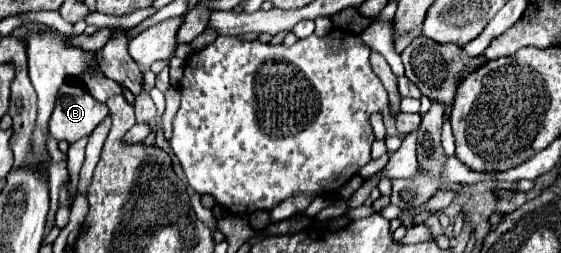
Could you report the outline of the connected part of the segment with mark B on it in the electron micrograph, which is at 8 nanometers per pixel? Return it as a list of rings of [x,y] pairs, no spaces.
[[[63,84],[49,118],[49,132],[55,140],[67,140],[73,144],[83,136],[89,136],[107,114],[107,106],[97,102],[87,90]]]

